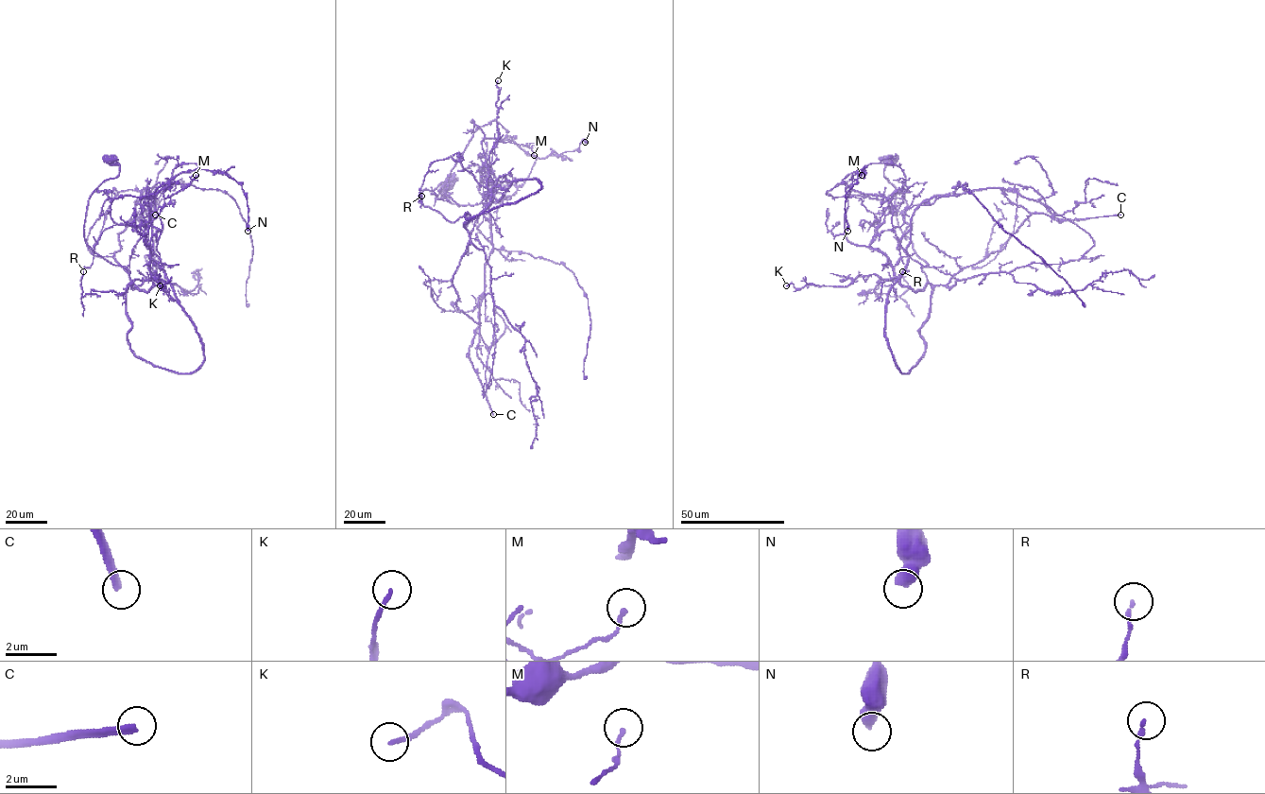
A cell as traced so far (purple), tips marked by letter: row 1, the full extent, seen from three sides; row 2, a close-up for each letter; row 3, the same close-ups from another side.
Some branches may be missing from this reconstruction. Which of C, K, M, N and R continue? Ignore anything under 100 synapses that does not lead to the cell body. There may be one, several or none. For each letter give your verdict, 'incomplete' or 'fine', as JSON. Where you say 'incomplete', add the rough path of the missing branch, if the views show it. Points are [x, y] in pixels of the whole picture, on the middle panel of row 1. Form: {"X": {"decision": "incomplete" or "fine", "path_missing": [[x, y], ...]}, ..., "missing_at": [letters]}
{"C": {"decision": "incomplete"}, "K": {"decision": "fine"}, "M": {"decision": "fine"}, "N": {"decision": "fine"}, "R": {"decision": "fine"}, "missing_at": ["C"]}

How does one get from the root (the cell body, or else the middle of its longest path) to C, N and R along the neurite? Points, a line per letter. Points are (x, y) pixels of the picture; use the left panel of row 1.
C: (110, 159), (119, 173), (91, 196), (83, 236), (145, 291), (160, 230), (145, 188), (131, 219), (155, 215)
N: (110, 159), (83, 236), (129, 272), (136, 356), (180, 373), (203, 359), (154, 192), (223, 172), (247, 231)
R: (110, 159), (119, 173), (91, 196), (84, 240), (153, 285), (82, 297), (83, 271)

